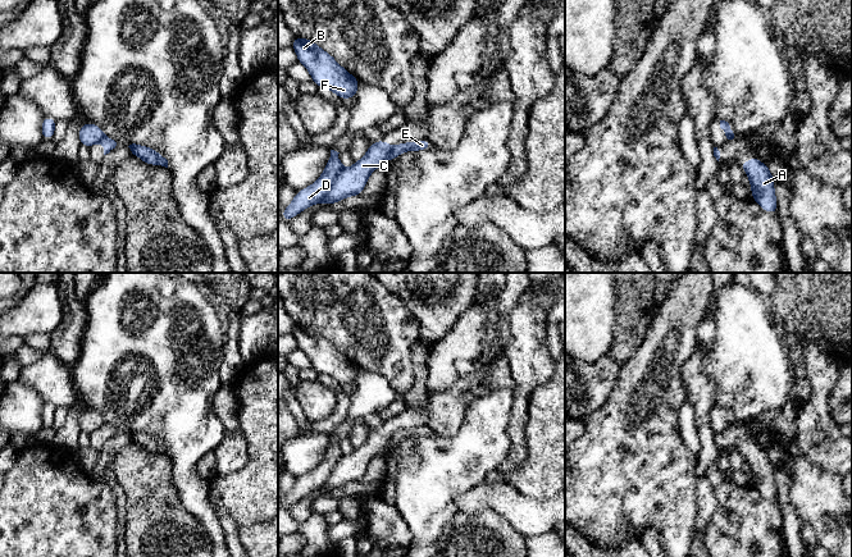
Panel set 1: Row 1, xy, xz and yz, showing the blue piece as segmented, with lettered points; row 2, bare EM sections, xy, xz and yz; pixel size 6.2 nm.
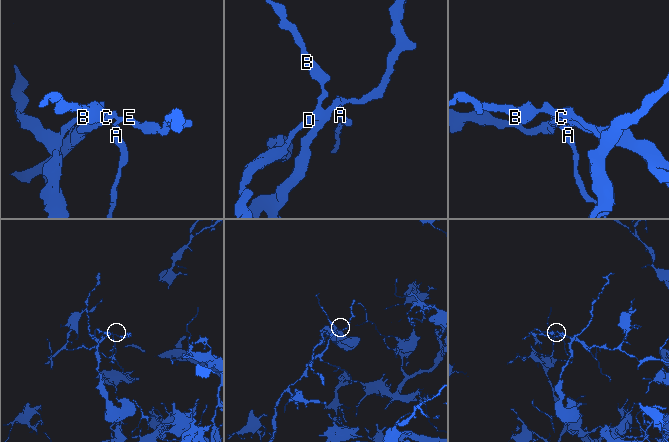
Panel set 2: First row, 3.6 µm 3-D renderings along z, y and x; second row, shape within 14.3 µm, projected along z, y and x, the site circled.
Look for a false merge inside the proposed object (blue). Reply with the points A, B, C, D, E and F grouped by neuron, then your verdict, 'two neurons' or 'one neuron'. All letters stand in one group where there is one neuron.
groups A E / B C D F; two neurons

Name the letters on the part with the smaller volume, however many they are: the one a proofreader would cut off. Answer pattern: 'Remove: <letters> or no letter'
Remove: A, E

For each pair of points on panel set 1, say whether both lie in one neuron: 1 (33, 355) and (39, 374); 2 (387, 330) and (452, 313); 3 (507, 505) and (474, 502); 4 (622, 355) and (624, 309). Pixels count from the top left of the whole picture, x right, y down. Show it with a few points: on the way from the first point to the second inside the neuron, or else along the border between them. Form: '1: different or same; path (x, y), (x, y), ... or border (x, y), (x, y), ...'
1: different; border (64, 363), (45, 354), (22, 368)
2: different; border (400, 298), (419, 323), (418, 341)
3: same; path (500, 501), (482, 501)
4: same; path (624, 343), (624, 320)

